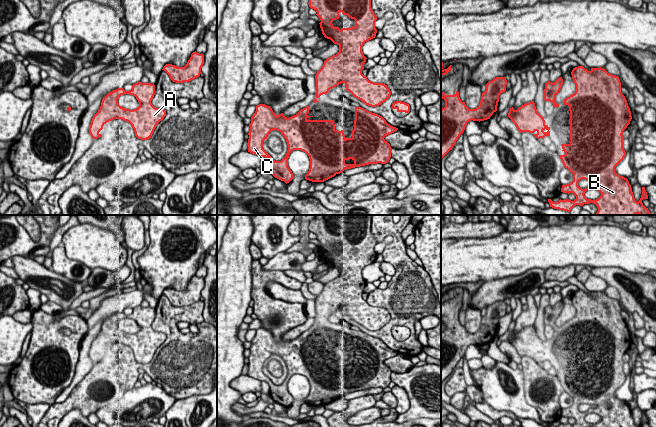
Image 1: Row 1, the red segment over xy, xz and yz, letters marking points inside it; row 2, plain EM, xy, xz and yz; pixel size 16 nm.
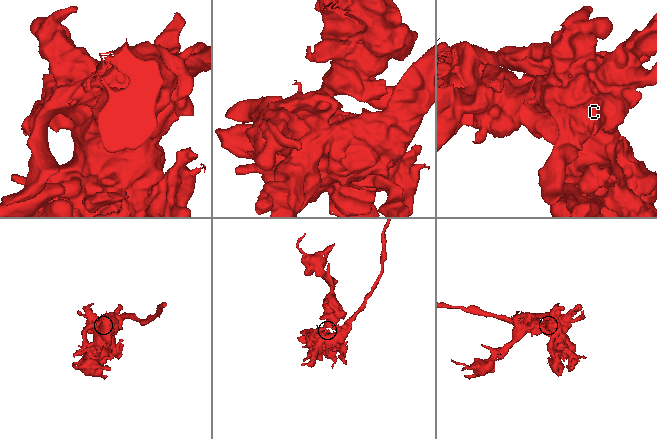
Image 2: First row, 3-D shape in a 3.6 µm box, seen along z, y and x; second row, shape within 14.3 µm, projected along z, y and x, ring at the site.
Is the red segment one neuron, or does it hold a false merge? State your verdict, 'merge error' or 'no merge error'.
no merge error

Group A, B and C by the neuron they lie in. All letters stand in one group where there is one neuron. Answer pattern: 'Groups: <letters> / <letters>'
Groups: A B C

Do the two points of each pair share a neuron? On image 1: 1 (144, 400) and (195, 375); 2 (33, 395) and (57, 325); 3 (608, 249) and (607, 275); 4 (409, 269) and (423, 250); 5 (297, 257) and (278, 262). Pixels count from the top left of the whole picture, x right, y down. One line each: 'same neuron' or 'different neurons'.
1: different neurons
2: same neuron
3: different neurons
4: different neurons
5: same neuron

